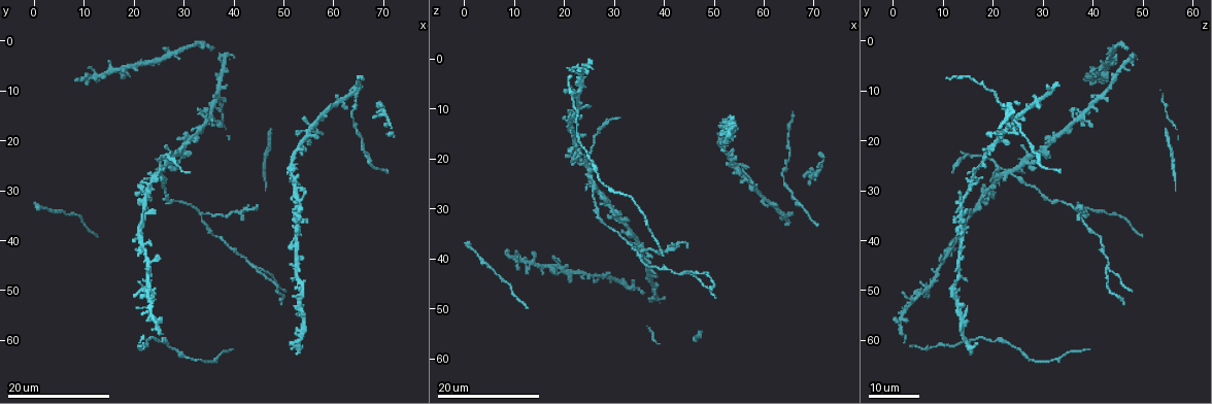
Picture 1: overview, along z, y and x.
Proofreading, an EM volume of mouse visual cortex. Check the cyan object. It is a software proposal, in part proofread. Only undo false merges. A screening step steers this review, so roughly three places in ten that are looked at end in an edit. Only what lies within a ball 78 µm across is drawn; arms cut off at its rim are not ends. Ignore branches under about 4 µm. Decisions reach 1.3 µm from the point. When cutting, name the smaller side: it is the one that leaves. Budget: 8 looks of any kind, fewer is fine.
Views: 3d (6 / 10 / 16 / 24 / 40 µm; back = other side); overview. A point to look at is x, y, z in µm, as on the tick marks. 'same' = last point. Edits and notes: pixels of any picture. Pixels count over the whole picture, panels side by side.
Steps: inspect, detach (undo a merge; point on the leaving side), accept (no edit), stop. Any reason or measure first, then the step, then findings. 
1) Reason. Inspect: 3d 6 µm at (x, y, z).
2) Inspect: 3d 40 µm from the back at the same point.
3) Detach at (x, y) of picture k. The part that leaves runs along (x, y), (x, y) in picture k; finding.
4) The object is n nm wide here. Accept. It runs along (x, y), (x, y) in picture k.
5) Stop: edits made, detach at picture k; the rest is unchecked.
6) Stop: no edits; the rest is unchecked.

Inspect: 3d 16 µm at (67.0, 24.5, 28.5).

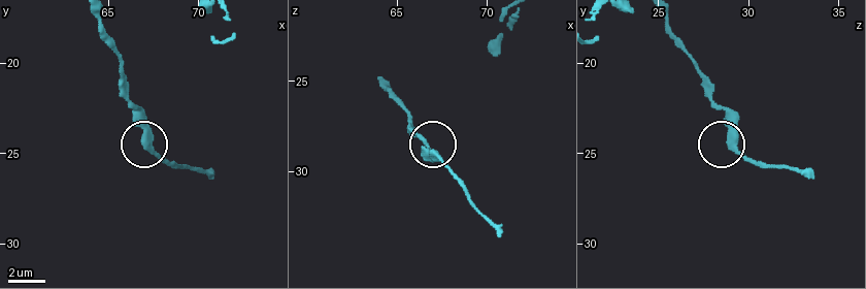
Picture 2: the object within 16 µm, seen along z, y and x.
Inspect: 3d 6 µm at (67.1, 24.4, 28.9).

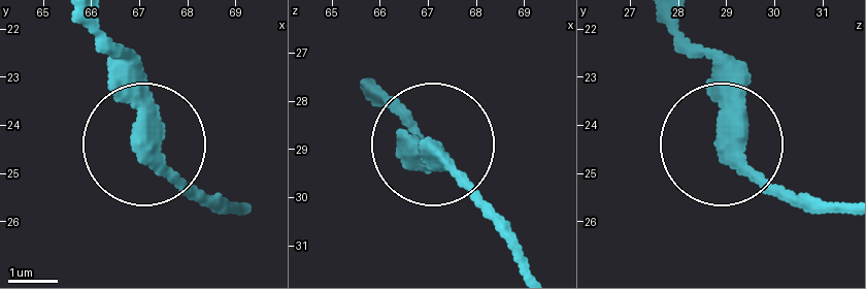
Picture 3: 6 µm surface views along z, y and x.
The object is 360 nm wide here. Accept. Continuous, no second neuron.

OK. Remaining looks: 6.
Three-way junction. Inspect: 3d 24 µm at (27.5, 23.0, 14.5).

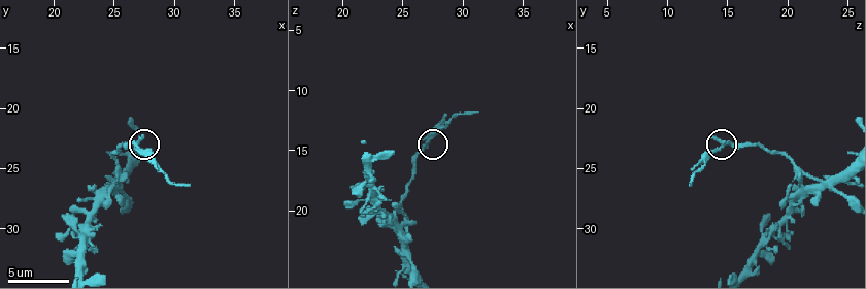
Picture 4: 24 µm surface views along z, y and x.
Inspect: 3d 6 µm at (27.0, 23.4, 14.4).

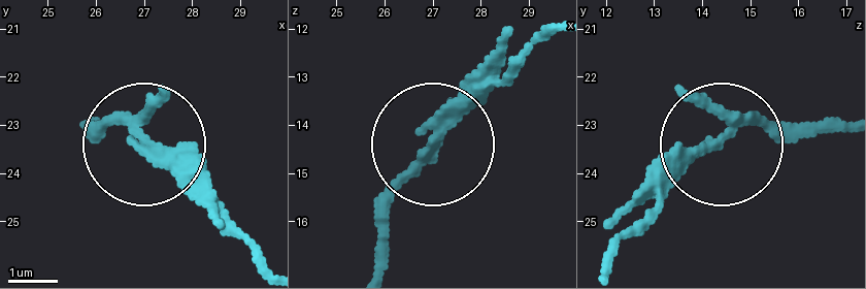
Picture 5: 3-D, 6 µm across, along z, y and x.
3 arms meet here. Detach at (178, 161) of picture 5. The part that leaves runs along (138, 133), (261, 256) in picture 5; a second neuron is stuck on.

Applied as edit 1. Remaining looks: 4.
Redraw. Inspect: overview.

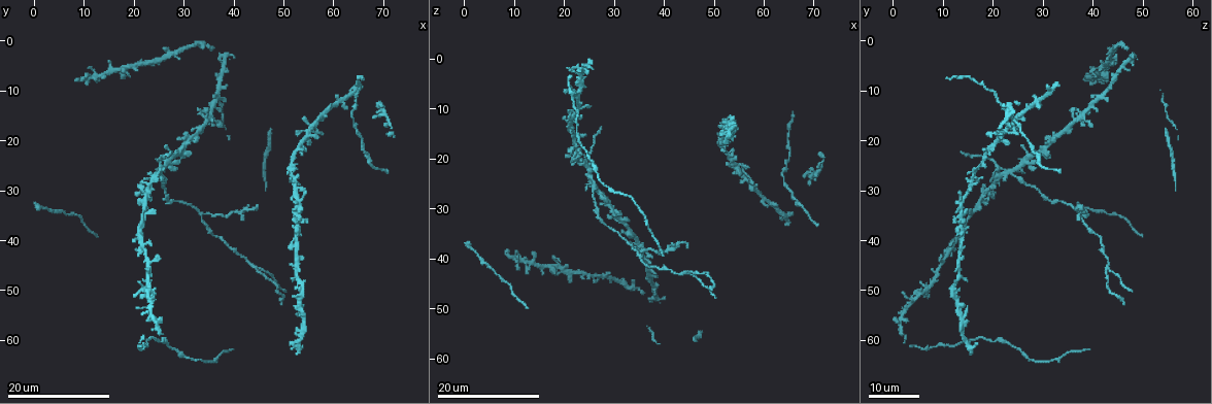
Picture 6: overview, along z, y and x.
Looks like a crossing. Inspect: 3d 24 µm at (25.5, 25.5, 21.0).

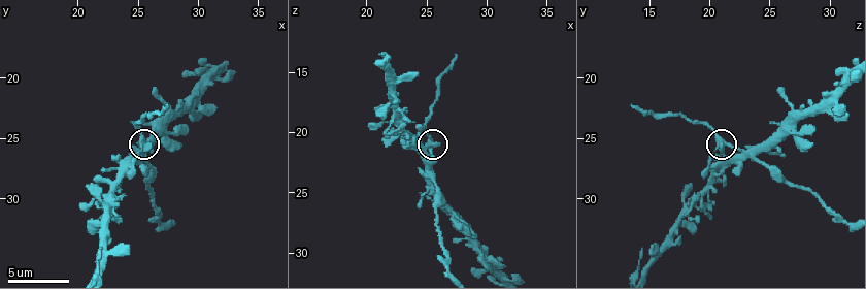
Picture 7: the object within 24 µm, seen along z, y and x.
Inspect: 3d 10 µm at (25.2, 25.4, 21.0).

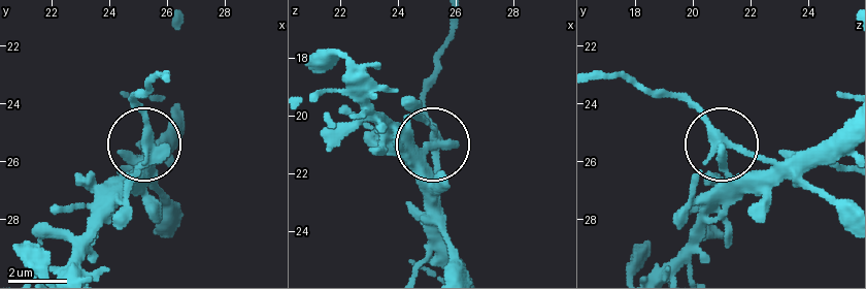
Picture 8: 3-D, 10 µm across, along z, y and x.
The object is 300 nm wide here. Accept. It runs along (715, 218), (728, 168), (719, 138), (671, 97) in picture 8; one neuron here.

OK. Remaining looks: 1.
Stop: edits made, detach at picture 5; the rest is unchecked.

